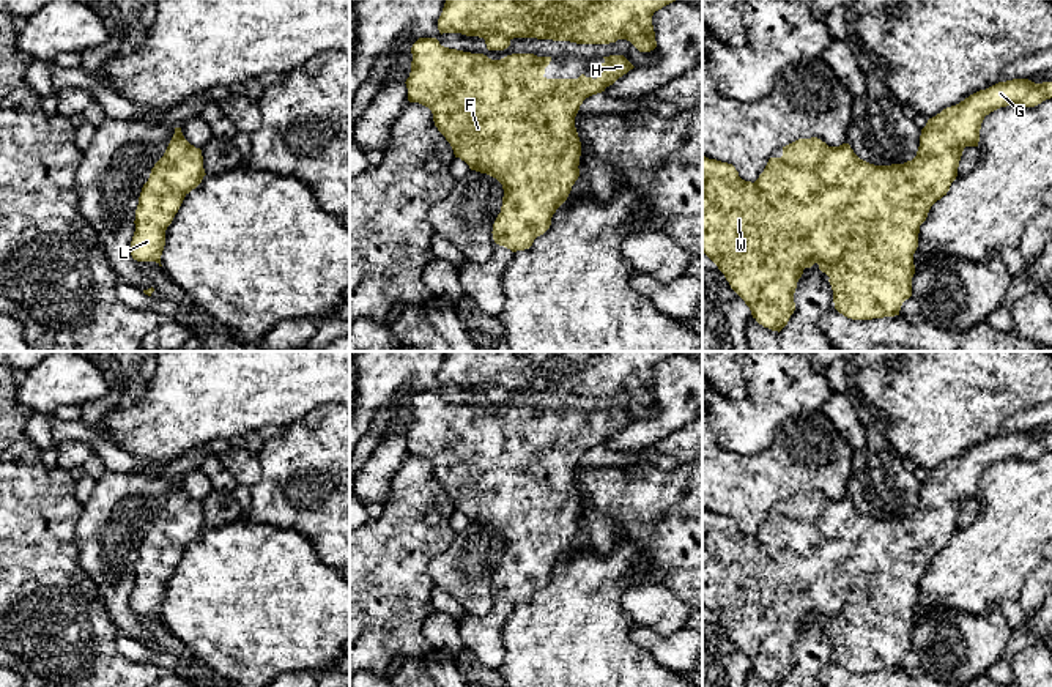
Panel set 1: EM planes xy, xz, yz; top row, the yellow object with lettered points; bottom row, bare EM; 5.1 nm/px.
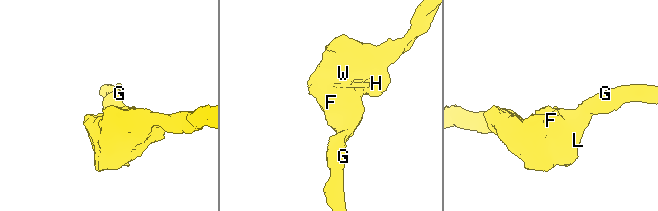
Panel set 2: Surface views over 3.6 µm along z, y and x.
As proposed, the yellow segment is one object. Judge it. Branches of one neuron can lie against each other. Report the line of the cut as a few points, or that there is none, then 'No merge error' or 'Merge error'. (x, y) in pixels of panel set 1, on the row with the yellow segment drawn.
No split. No merge error

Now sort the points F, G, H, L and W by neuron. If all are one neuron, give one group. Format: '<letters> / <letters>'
F G H L W

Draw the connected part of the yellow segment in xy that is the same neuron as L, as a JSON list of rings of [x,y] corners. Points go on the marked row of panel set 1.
[[[175,128],[164,156],[151,169],[139,197],[131,241],[134,260],[156,262],[162,266],[165,230],[184,197],[202,183],[205,175],[202,150],[184,139],[181,128]]]

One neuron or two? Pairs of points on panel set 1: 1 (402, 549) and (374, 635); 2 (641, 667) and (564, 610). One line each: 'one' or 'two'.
1: one
2: one

